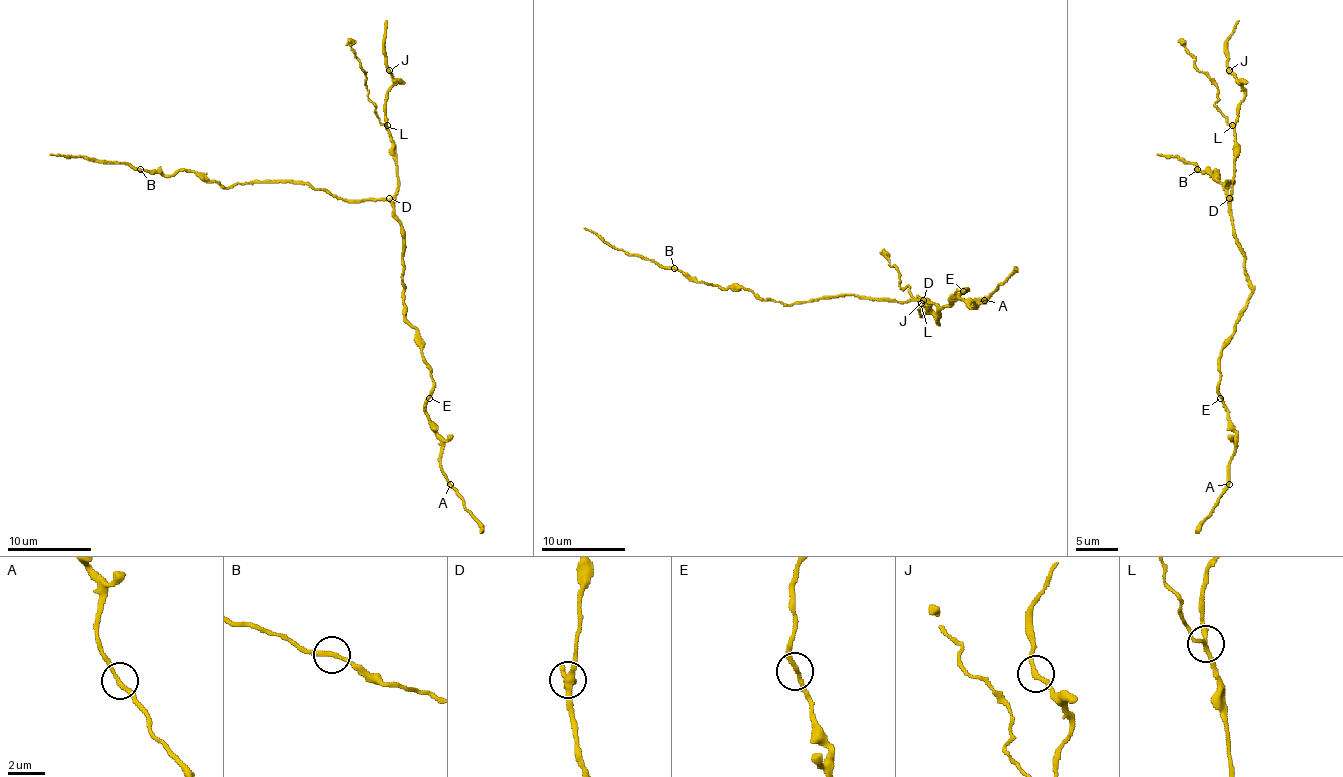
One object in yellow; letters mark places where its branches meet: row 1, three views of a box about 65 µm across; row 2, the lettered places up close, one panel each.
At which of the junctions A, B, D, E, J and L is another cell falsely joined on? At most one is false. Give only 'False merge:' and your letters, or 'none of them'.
False merge: L

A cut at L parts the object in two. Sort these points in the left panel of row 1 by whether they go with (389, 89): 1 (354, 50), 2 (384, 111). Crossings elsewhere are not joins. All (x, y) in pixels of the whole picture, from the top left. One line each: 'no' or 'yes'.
1: no
2: yes

